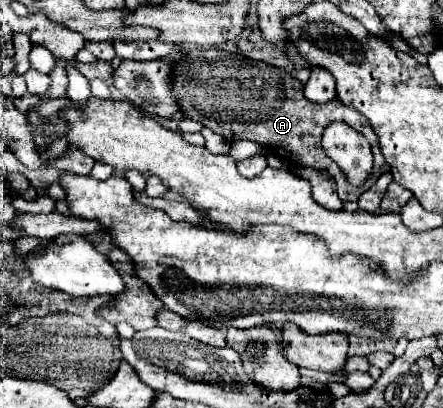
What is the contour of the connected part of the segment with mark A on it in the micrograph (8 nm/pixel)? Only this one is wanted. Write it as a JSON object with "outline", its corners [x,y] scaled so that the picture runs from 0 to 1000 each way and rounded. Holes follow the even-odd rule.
{"outline":[[[424,123],[402,147],[393,147],[388,221],[397,245],[411,255],[415,279],[442,299],[456,299],[465,314],[497,328],[515,348],[528,348],[528,338],[569,343],[587,358],[605,358],[619,373],[637,368],[637,387],[646,387],[655,402],[740,417],[740,426],[758,436],[767,485],[777,495],[808,490],[808,480],[831,466],[858,426],[880,417],[858,373],[849,324],[813,275],[777,260],[767,245],[745,245],[740,255],[695,250],[682,230],[686,211],[637,167],[619,167],[609,157],[501,123]],[[754,294],[786,299],[840,353],[844,417],[817,456],[795,456],[777,422],[722,368],[722,328],[731,324],[731,309]]]}

